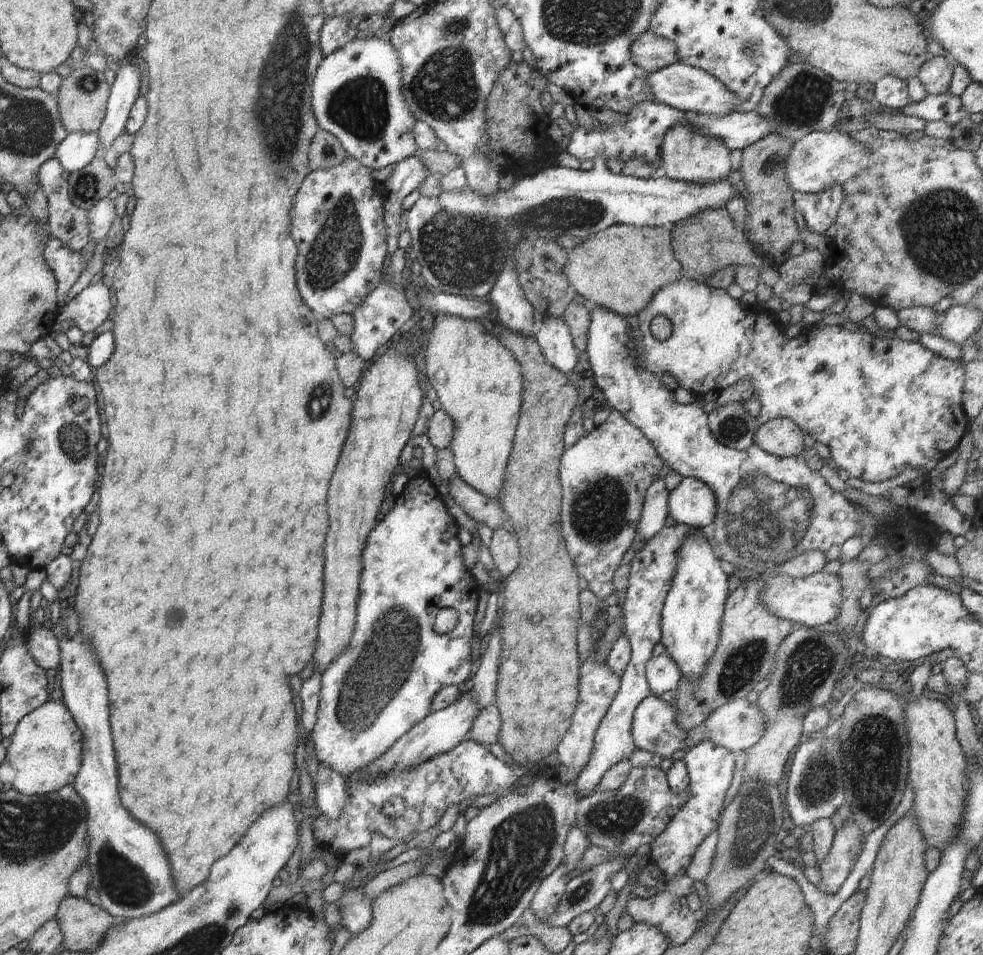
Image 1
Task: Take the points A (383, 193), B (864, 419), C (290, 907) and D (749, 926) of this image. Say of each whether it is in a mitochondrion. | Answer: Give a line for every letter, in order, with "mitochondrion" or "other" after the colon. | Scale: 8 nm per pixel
A: other
B: mitochondrion
C: other
D: other

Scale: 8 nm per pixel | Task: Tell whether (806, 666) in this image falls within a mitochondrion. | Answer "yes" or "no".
yes

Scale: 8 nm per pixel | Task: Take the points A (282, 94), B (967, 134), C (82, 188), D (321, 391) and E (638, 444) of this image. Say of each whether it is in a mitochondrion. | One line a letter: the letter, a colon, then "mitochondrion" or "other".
A: mitochondrion
B: other
C: mitochondrion
D: mitochondrion
E: other

